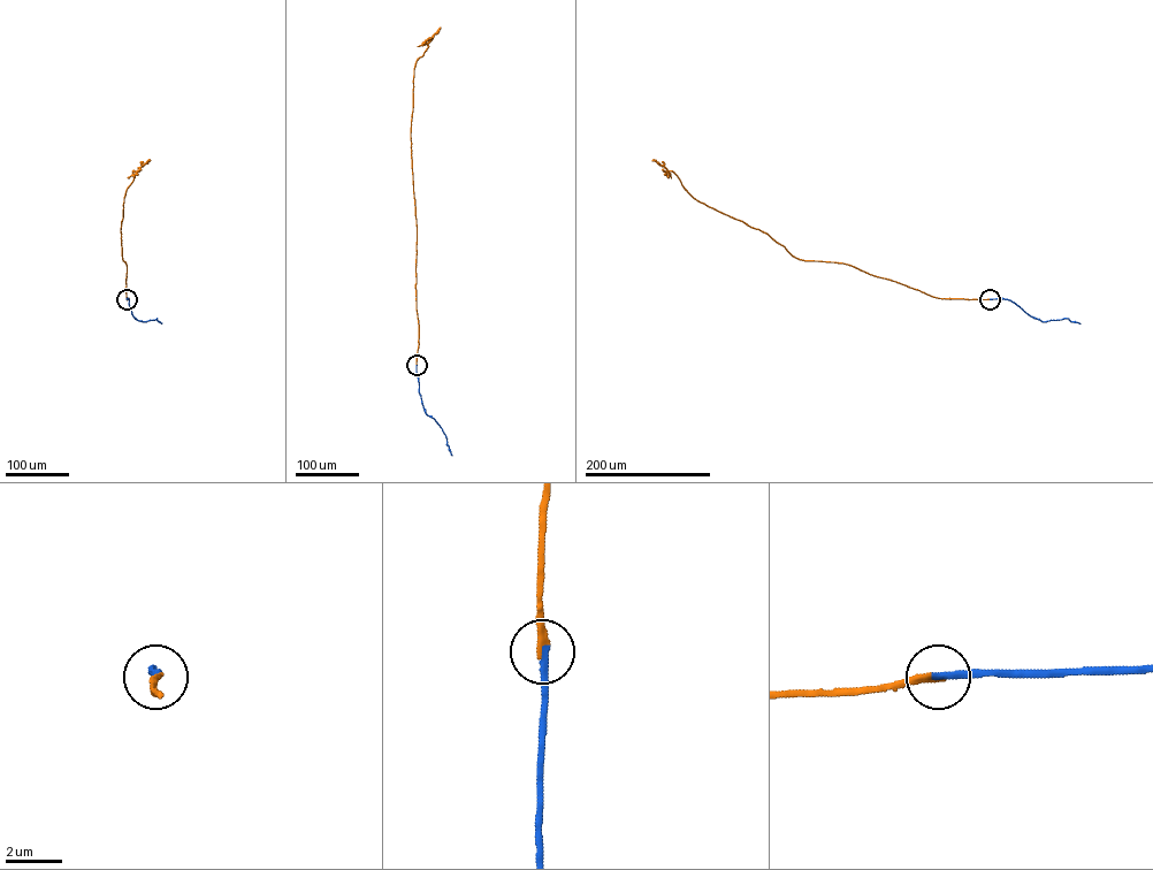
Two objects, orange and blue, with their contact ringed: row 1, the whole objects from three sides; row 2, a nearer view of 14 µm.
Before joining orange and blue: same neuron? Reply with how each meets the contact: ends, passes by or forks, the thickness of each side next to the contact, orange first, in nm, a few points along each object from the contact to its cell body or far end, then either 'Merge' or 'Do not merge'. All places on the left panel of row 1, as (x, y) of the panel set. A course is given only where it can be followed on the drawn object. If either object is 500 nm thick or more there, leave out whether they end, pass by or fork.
At the ring orange ends. At the ring blue ends. Thickness 240 nm (orange) against 240 nm. Course of orange: (127, 299), (127, 266), (122, 258), (121, 229), (123, 198), (137, 170), (150, 160). Course of blue: (127, 299), (136, 319), (145, 321), (157, 318), (161, 323). Merge

